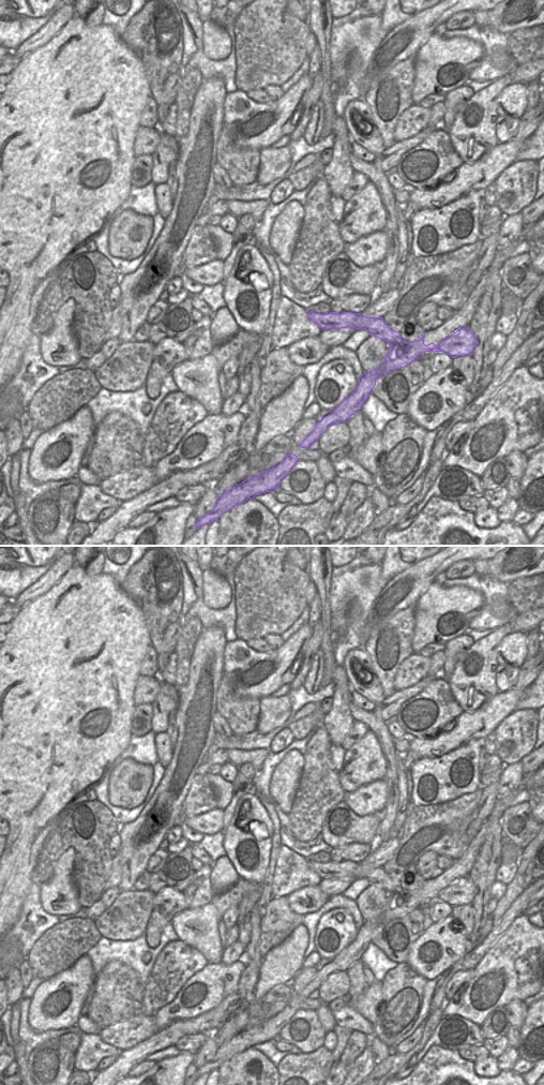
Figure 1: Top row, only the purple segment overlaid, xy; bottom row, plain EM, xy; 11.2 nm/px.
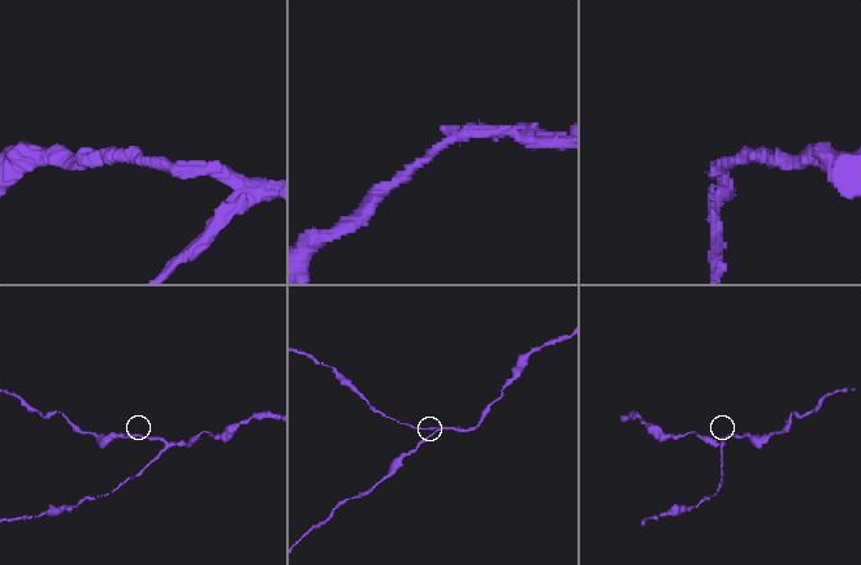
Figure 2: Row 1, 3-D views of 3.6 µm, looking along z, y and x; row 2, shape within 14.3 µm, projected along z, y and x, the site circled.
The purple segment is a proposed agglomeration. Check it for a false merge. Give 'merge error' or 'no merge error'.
merge error

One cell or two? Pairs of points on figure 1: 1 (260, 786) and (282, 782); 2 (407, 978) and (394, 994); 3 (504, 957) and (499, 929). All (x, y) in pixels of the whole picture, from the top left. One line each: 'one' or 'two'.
1: two
2: one
3: two

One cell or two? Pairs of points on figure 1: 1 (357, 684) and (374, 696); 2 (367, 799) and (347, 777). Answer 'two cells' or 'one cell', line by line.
1: one cell
2: two cells

